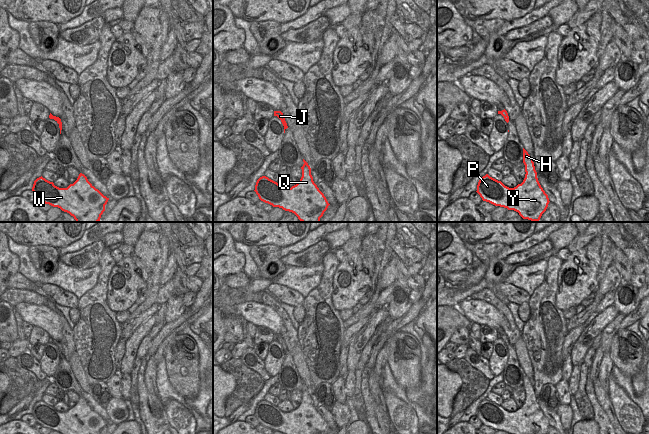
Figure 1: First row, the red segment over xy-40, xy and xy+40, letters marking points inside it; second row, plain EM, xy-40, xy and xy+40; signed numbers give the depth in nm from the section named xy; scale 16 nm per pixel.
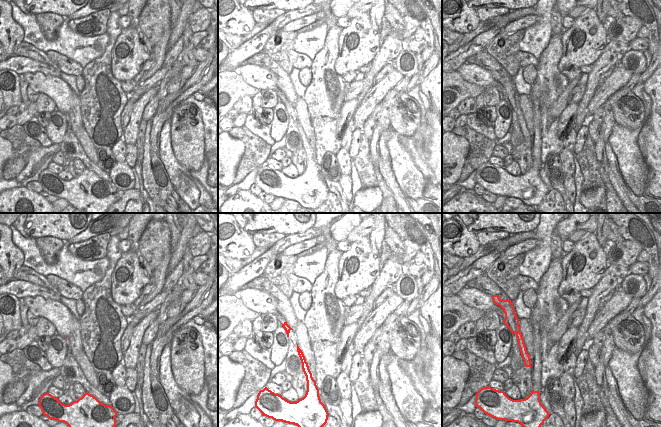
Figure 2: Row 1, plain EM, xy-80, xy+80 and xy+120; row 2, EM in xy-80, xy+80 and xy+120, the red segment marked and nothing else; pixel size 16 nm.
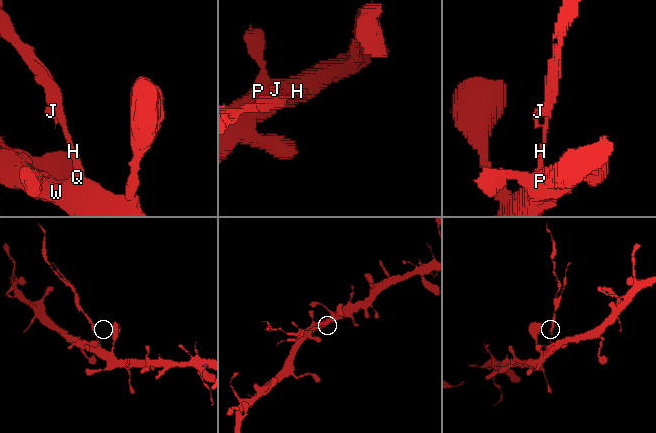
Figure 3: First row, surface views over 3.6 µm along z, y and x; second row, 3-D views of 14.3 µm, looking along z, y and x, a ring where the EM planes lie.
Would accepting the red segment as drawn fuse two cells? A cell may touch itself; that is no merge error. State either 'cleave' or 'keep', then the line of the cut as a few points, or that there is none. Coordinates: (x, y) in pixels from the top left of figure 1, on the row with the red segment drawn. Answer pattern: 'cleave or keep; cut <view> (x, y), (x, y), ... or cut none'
cleave; cut xy+40 (532, 160), (524, 164)

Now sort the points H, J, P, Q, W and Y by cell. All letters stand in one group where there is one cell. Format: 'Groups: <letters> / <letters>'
Groups: H J / P Q W Y.

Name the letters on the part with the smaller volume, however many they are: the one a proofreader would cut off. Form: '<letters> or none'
H, J.

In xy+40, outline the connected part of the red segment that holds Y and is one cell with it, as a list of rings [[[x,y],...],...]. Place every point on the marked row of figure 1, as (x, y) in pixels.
[[[527,161],[524,165],[525,178],[516,187],[509,188],[486,174],[479,180],[476,192],[483,201],[514,210],[523,219],[539,221],[550,201],[538,181],[534,162]]]

